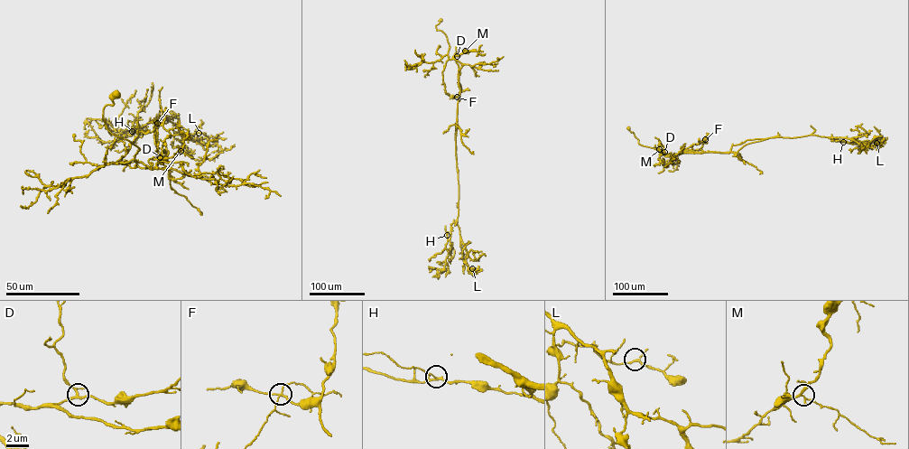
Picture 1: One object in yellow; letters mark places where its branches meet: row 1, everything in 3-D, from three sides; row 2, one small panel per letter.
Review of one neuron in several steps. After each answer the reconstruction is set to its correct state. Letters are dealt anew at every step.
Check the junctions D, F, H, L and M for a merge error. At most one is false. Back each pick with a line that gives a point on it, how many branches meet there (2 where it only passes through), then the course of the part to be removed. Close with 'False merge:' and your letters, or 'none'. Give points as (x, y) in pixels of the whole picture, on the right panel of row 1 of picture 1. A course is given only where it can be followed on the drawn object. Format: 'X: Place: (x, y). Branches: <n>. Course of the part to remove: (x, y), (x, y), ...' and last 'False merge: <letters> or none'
F: Place: (705, 139). Branches: 4. Course of the part to remove: (705, 139), (682, 151), (728, 152), (748, 139), (814, 135), (848, 142), (877, 143), (877, 137), (876, 144)
False merge: F

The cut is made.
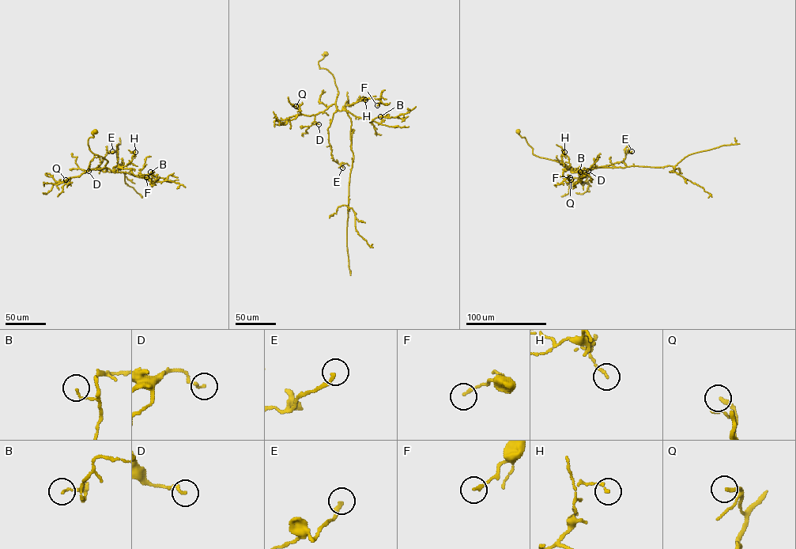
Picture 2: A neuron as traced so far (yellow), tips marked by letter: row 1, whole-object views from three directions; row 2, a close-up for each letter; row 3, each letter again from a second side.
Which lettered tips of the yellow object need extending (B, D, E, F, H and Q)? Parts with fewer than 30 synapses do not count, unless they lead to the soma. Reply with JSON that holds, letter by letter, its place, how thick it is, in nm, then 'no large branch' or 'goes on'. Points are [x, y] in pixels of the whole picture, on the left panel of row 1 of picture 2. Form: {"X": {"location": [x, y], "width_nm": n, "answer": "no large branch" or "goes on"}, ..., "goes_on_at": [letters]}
{"B": {"location": [150, 172], "width_nm": 90, "answer": "no large branch"}, "D": {"location": [88, 171], "width_nm": 140, "answer": "no large branch"}, "E": {"location": [112, 151], "width_nm": 180, "answer": "no large branch"}, "F": {"location": [146, 177], "width_nm": 160, "answer": "no large branch"}, "H": {"location": [135, 152], "width_nm": 130, "answer": "no large branch"}, "Q": {"location": [66, 179], "width_nm": 190, "answer": "no large branch"}, "goes_on_at": []}

